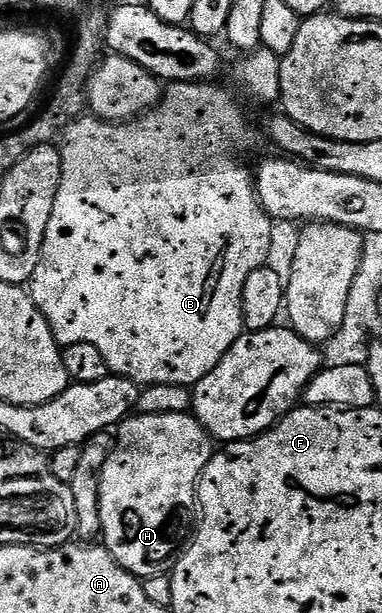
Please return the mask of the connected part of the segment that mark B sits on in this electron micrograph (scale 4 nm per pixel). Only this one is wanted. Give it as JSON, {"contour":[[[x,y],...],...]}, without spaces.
{"contour":[[[176,82],[176,83],[173,83],[173,84],[170,84],[170,85],[167,85],[167,86],[166,86],[166,87],[165,87],[165,90],[164,90],[164,93],[163,93],[163,96],[162,96],[162,101],[161,101],[161,102],[159,102],[159,103],[158,103],[158,105],[157,105],[157,106],[155,106],[155,107],[154,107],[154,109],[153,109],[153,110],[148,110],[148,111],[146,111],[146,113],[145,113],[145,114],[143,114],[143,115],[141,115],[141,116],[139,116],[139,117],[137,117],[137,118],[135,118],[135,119],[133,119],[133,120],[131,120],[131,121],[129,121],[129,122],[103,122],[103,121],[102,121],[102,119],[101,119],[101,118],[96,118],[96,117],[93,117],[93,116],[83,116],[83,117],[81,117],[81,118],[79,118],[79,119],[78,119],[78,121],[77,121],[77,122],[74,122],[74,123],[73,123],[73,124],[71,124],[71,125],[70,125],[70,129],[69,129],[69,130],[67,130],[67,131],[65,131],[65,134],[64,134],[64,139],[65,139],[65,138],[66,138],[66,143],[64,143],[64,144],[63,144],[63,143],[61,143],[61,146],[60,146],[60,149],[61,149],[61,151],[62,151],[62,175],[61,175],[61,176],[60,176],[60,188],[59,188],[59,189],[58,189],[58,191],[57,191],[57,192],[56,192],[56,204],[55,204],[55,205],[54,205],[54,207],[53,207],[53,208],[52,208],[52,220],[48,220],[48,232],[44,232],[44,248],[43,248],[43,249],[42,249],[42,251],[41,251],[41,252],[40,252],[40,264],[36,264],[36,272],[35,272],[35,273],[34,273],[34,274],[33,274],[33,275],[32,275],[32,276],[31,276],[31,277],[30,277],[30,280],[29,280],[29,283],[28,283],[28,289],[29,289],[29,291],[30,291],[30,298],[31,298],[31,300],[33,300],[33,301],[34,301],[34,303],[35,303],[35,304],[36,304],[36,308],[40,308],[40,312],[41,312],[41,313],[42,313],[42,315],[43,315],[43,316],[45,316],[45,317],[46,317],[46,319],[47,319],[47,320],[48,320],[48,324],[49,324],[49,325],[50,325],[50,327],[51,327],[51,328],[52,328],[52,332],[53,332],[53,333],[54,333],[54,338],[55,338],[55,339],[56,339],[56,341],[57,341],[57,342],[58,342],[58,344],[59,344],[59,346],[61,346],[61,347],[63,347],[63,346],[71,346],[71,345],[72,345],[72,344],[92,344],[92,345],[93,345],[93,346],[95,346],[95,347],[96,347],[96,349],[98,349],[98,351],[100,351],[100,352],[101,352],[101,354],[103,354],[103,356],[104,356],[104,360],[108,360],[108,368],[109,368],[109,369],[110,369],[110,373],[111,373],[111,375],[114,375],[114,376],[117,376],[117,377],[120,377],[120,378],[127,378],[127,379],[128,379],[128,380],[132,380],[132,381],[133,381],[133,382],[134,382],[134,383],[136,383],[136,385],[137,385],[137,386],[138,386],[138,387],[140,387],[140,388],[145,388],[145,387],[148,387],[148,386],[155,386],[155,385],[156,385],[156,384],[176,384],[176,385],[177,385],[177,386],[189,386],[189,387],[191,387],[191,388],[193,388],[193,386],[195,386],[195,385],[196,385],[196,383],[197,383],[197,382],[199,382],[199,381],[200,381],[200,380],[204,380],[204,376],[208,376],[208,372],[212,372],[212,368],[216,368],[216,364],[220,364],[220,360],[221,360],[221,359],[222,359],[222,357],[223,357],[223,356],[225,356],[225,355],[226,355],[226,353],[227,353],[227,352],[228,352],[228,348],[232,348],[232,344],[233,344],[233,343],[234,343],[234,342],[235,342],[235,341],[236,341],[236,339],[238,339],[238,338],[241,338],[241,337],[242,337],[242,335],[243,335],[243,333],[244,333],[244,327],[243,327],[243,324],[242,324],[242,297],[243,297],[243,296],[244,296],[244,283],[246,283],[246,281],[248,281],[248,276],[252,276],[252,272],[256,272],[256,268],[260,268],[260,267],[261,267],[261,266],[264,266],[264,265],[267,265],[267,262],[268,262],[268,260],[269,260],[269,258],[268,258],[268,252],[269,252],[269,249],[270,249],[270,247],[271,247],[271,241],[272,241],[272,232],[273,232],[273,228],[274,228],[274,225],[275,225],[275,223],[274,223],[274,222],[273,222],[273,221],[272,221],[272,220],[271,220],[271,219],[270,219],[270,217],[269,217],[269,216],[267,216],[267,215],[266,215],[266,213],[265,213],[265,212],[264,212],[264,208],[263,208],[263,207],[262,207],[262,206],[261,206],[261,204],[260,204],[260,203],[259,203],[259,202],[258,202],[258,191],[257,191],[257,190],[255,190],[255,189],[254,189],[254,174],[253,174],[253,173],[252,173],[252,170],[251,170],[251,167],[250,167],[250,170],[249,170],[249,168],[248,168],[248,167],[246,167],[246,166],[245,166],[245,164],[244,164],[244,163],[242,163],[242,154],[246,154],[246,153],[248,153],[248,152],[249,152],[249,150],[250,150],[250,149],[252,149],[252,148],[253,148],[253,146],[254,146],[254,141],[256,141],[256,140],[257,140],[257,138],[258,138],[258,134],[257,134],[257,132],[256,132],[256,131],[254,131],[254,130],[253,130],[253,128],[252,128],[252,127],[250,127],[250,122],[249,122],[249,120],[248,120],[248,119],[246,119],[246,114],[245,114],[245,112],[244,112],[244,111],[242,111],[242,106],[241,106],[241,104],[240,104],[240,103],[238,103],[238,102],[237,102],[237,100],[236,100],[236,99],[234,99],[234,98],[233,98],[233,96],[232,96],[232,95],[230,95],[230,94],[229,94],[229,92],[228,92],[228,91],[226,91],[226,90],[225,90],[225,88],[224,88],[224,87],[222,87],[222,86],[214,86],[214,85],[218,85],[218,84],[211,84],[211,83],[210,83],[210,82]]]}

